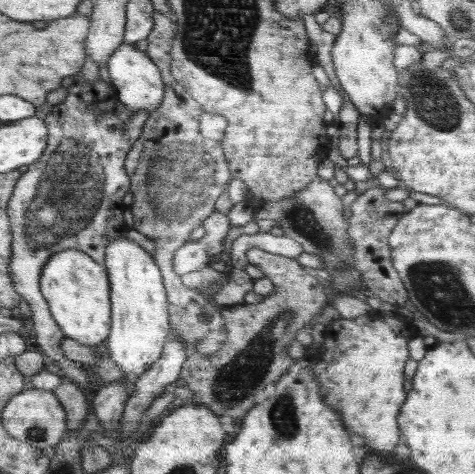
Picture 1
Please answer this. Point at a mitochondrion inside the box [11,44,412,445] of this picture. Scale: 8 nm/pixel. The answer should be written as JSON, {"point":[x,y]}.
{"point":[72,191]}

